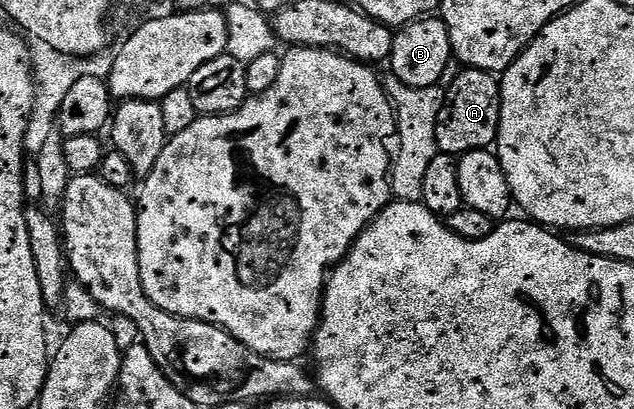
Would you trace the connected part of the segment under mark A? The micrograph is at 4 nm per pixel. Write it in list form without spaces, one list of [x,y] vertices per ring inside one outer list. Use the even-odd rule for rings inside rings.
[[[464,68],[455,78],[450,78],[451,85],[446,86],[447,98],[441,107],[441,115],[437,119],[437,147],[441,153],[462,155],[478,149],[491,149],[499,137],[499,120],[501,119],[501,91],[499,81],[492,74],[480,69]]]

